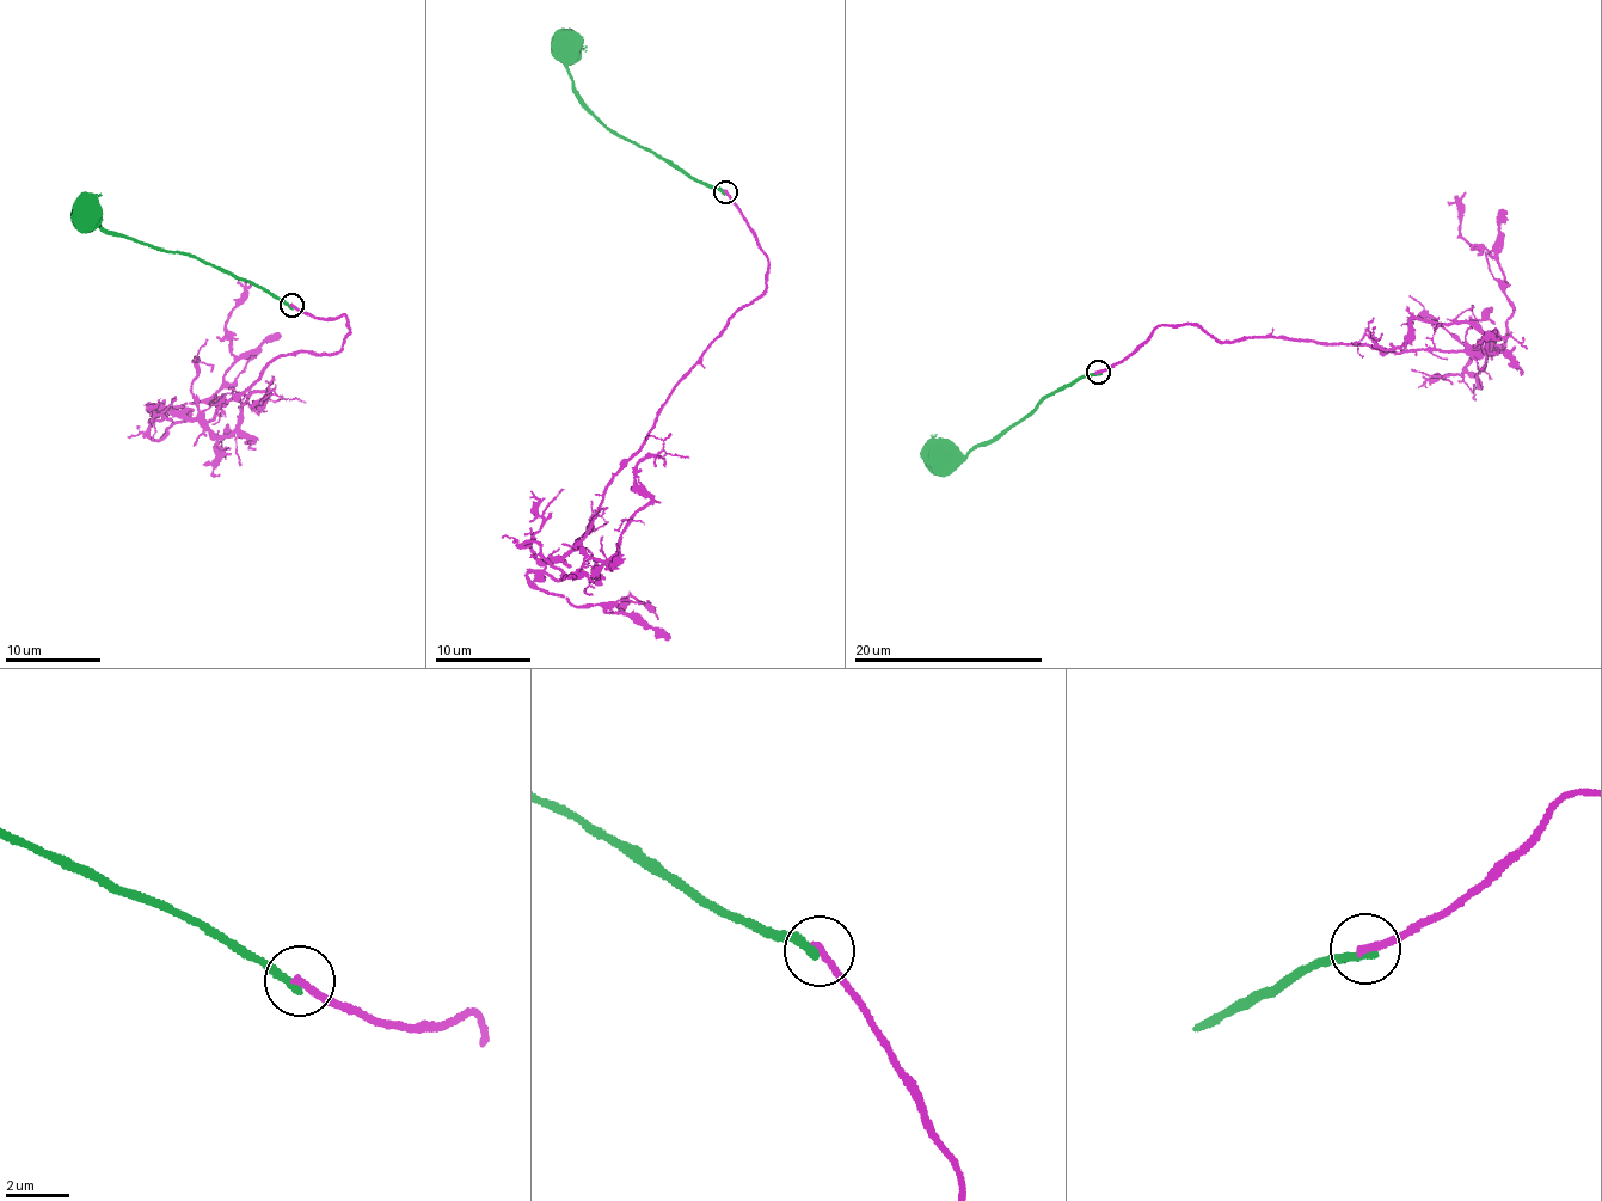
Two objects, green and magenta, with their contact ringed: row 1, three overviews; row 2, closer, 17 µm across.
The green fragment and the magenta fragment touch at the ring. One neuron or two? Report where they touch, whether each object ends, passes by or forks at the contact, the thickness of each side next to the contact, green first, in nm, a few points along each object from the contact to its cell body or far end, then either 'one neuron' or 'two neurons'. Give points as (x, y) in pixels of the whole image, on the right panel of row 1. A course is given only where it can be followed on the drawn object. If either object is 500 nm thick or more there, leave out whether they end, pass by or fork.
(1098, 372) | green ends | magenta ends | 280/240 nm | green via (1098, 371), (1047, 396), (1036, 410), (986, 443), (976, 445), (965, 455), (945, 457) | magenta via (1098, 371), (1156, 326), (1195, 324), (1221, 343), (1502, 344), (1504, 276), (1448, 201) | two neurons

